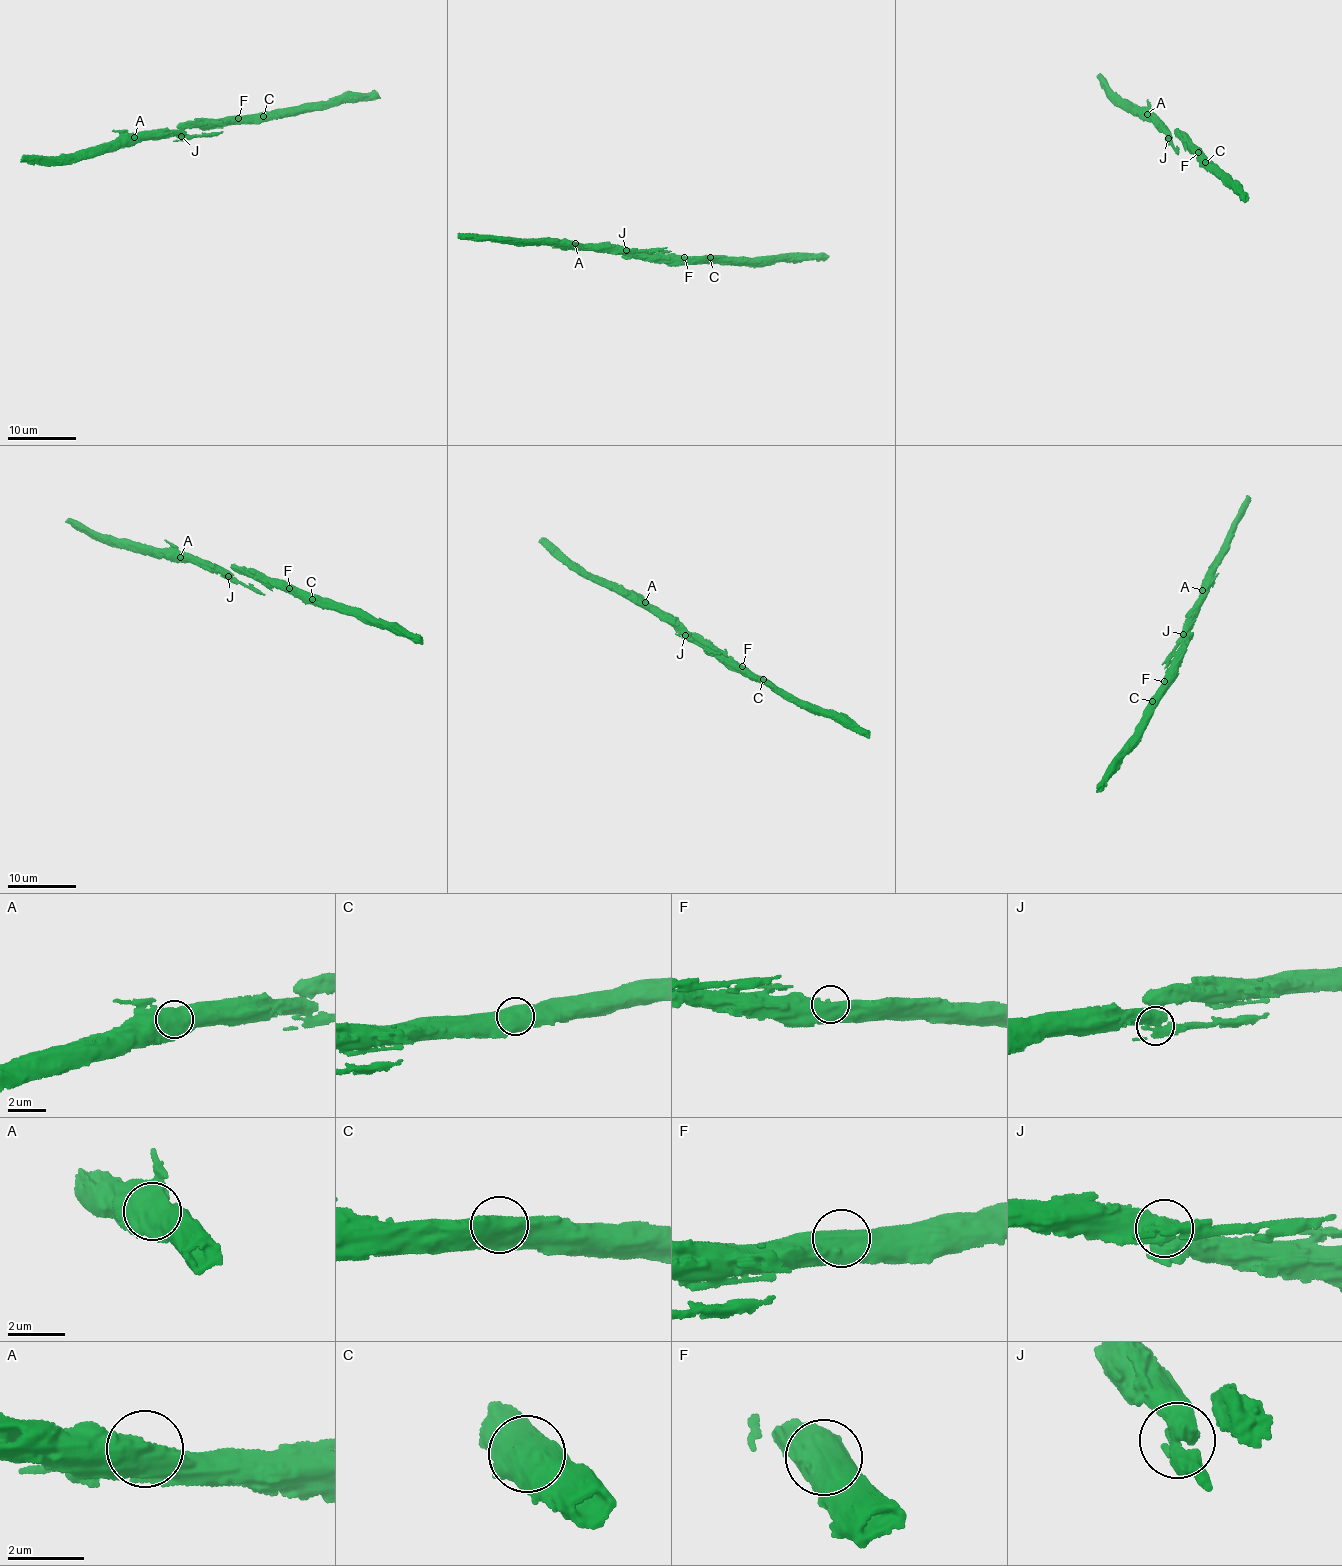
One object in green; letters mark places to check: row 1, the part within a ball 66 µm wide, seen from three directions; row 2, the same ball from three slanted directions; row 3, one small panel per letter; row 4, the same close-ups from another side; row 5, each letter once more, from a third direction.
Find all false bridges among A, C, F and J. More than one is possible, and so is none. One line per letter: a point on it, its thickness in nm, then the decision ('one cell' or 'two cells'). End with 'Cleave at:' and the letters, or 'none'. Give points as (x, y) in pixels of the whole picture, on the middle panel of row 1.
A: place (575, 243); calibre 600 nm; one cell
C: place (710, 257); calibre 600 nm; one cell
F: place (684, 257); calibre 650 nm; one cell
J: place (626, 250); calibre 480 nm; two cells
Cleave at: J

